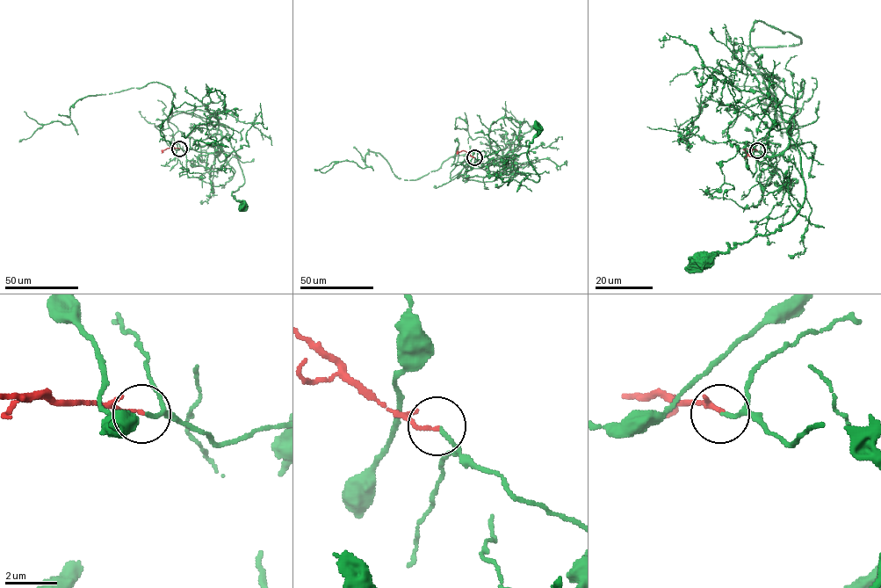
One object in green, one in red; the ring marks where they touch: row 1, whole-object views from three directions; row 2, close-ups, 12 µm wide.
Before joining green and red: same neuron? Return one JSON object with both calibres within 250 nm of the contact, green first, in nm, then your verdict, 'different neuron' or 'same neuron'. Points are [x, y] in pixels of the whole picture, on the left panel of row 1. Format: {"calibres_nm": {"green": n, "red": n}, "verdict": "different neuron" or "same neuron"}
{"calibres_nm": {"green": 120, "red": 130}, "verdict": "same neuron"}

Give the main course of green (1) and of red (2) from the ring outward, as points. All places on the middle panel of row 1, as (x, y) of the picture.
1: (474, 157), (485, 163), (509, 157), (516, 174), (537, 182), (527, 153), (539, 132), (537, 127)
2: (474, 157), (465, 151), (457, 151)

